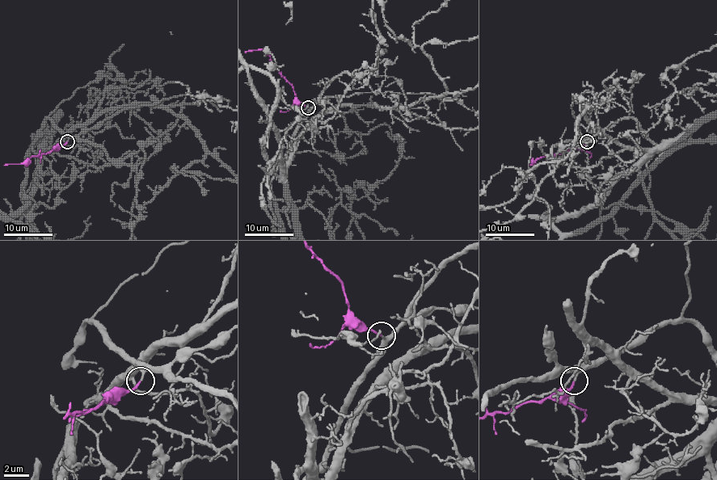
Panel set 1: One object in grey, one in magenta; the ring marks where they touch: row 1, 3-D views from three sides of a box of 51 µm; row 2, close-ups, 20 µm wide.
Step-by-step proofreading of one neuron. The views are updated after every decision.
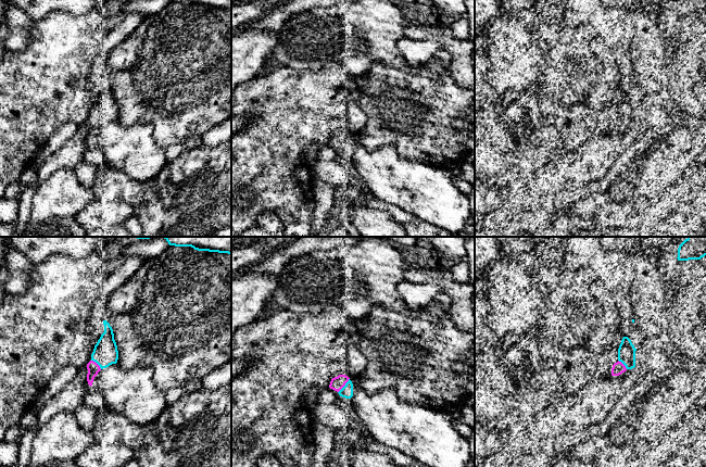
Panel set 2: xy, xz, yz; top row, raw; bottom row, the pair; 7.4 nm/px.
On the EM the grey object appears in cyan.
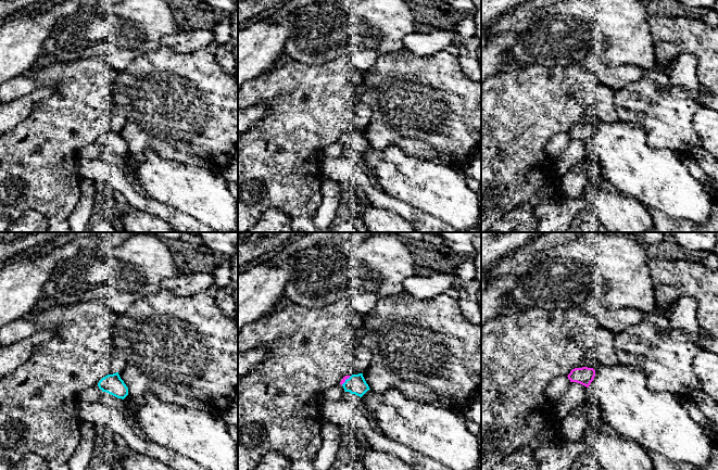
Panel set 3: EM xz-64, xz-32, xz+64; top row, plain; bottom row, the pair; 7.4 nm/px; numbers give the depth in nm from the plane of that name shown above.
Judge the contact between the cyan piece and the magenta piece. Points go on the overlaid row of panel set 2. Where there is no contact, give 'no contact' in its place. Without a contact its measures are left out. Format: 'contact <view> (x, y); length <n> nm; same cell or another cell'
contact xz (344, 386); length 140 nm; same cell

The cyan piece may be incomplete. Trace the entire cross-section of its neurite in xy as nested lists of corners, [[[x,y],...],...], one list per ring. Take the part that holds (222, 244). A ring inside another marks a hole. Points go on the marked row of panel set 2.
[[[162,237],[169,245],[231,254],[231,237]]]

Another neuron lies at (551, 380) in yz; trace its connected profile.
[[[546,367],[541,374],[540,381],[542,388],[549,392],[552,403],[565,400],[568,394],[564,390],[559,373],[551,367]]]

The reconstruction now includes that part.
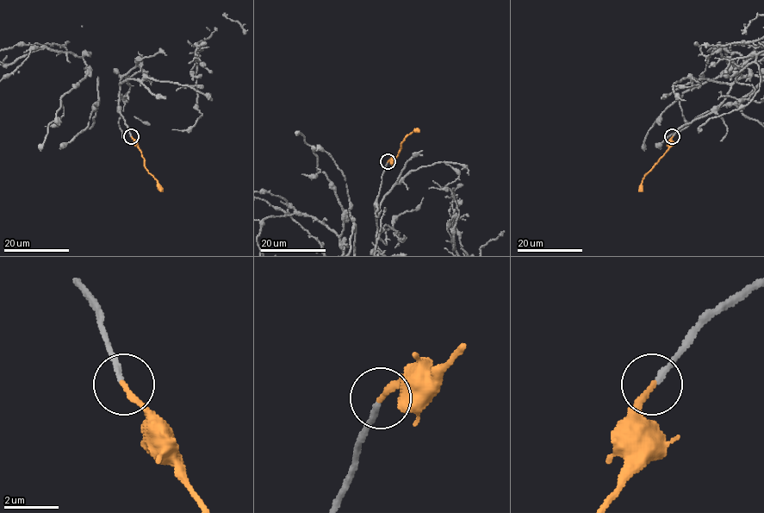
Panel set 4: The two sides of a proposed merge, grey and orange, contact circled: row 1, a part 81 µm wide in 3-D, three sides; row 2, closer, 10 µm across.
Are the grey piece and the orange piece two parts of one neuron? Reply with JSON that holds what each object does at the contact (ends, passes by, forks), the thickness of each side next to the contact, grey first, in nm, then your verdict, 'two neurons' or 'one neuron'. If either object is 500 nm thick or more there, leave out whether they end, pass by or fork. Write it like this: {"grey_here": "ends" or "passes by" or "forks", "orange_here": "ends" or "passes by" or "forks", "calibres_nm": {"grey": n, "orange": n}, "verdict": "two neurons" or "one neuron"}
{"grey_here": "ends", "orange_here": "ends", "calibres_nm": {"grey": 200, "orange": 240}, "verdict": "one neuron"}

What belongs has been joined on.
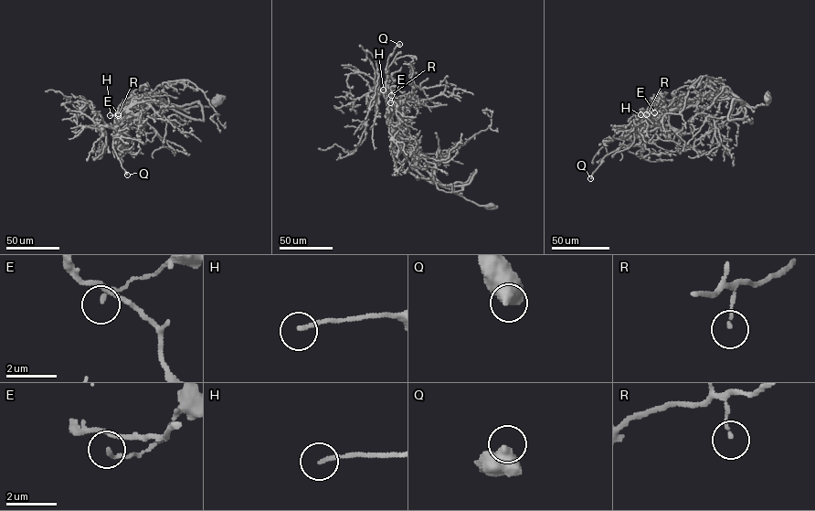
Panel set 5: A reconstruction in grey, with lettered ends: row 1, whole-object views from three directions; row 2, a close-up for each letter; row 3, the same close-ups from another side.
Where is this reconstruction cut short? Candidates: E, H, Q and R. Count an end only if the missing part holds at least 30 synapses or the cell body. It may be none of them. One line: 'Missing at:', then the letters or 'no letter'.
Missing at: no letter

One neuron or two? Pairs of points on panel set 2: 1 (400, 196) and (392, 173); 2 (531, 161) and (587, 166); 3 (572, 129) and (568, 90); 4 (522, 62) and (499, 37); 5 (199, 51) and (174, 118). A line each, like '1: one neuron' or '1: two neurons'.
1: one neuron
2: two neurons
3: two neurons
4: one neuron
5: one neuron

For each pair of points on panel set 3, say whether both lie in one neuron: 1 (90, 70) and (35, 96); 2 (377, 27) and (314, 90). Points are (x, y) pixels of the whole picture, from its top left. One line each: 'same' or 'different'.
1: different
2: different

